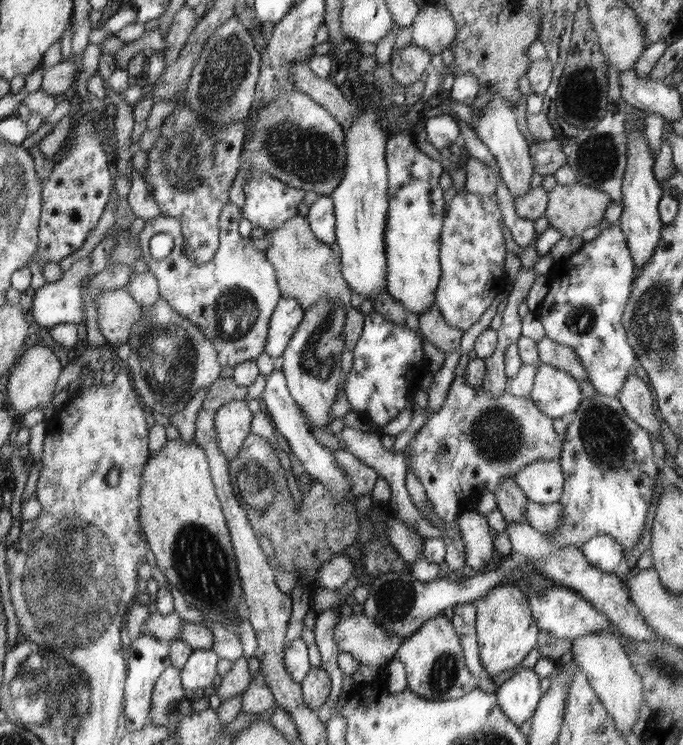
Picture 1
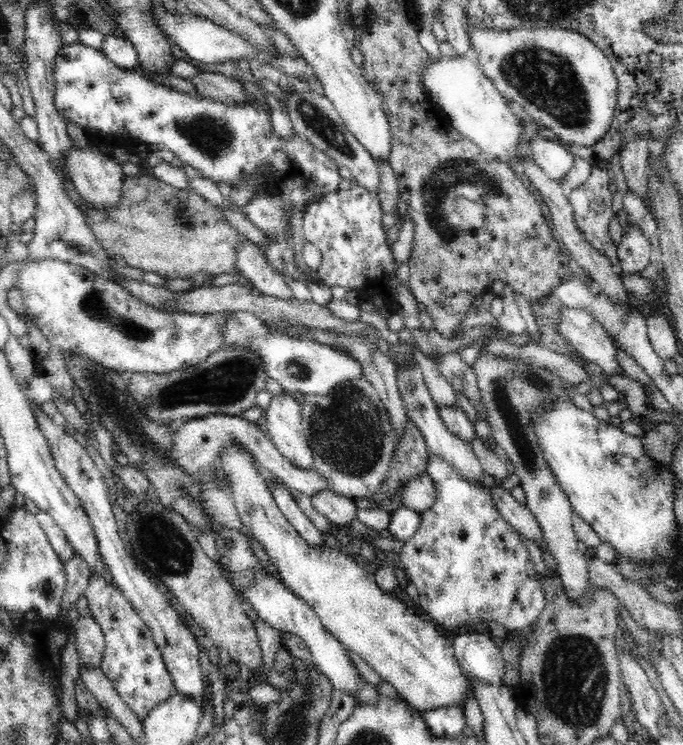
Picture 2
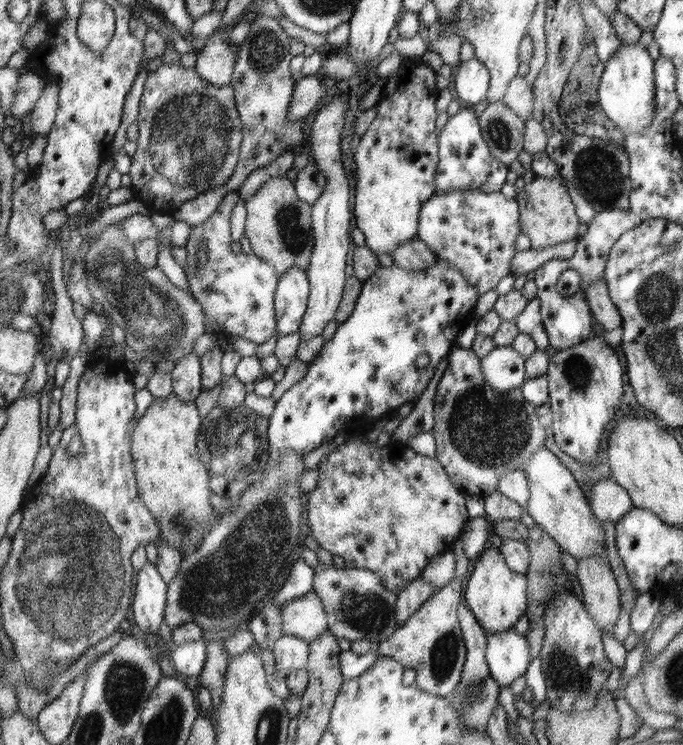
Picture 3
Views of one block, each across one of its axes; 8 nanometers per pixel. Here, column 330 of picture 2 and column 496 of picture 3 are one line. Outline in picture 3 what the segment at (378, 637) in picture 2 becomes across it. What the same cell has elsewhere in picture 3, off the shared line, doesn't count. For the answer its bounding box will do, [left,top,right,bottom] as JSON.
[466,544,529,634]

